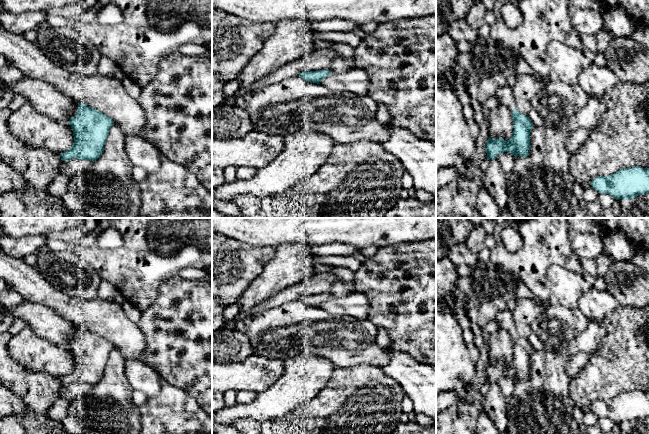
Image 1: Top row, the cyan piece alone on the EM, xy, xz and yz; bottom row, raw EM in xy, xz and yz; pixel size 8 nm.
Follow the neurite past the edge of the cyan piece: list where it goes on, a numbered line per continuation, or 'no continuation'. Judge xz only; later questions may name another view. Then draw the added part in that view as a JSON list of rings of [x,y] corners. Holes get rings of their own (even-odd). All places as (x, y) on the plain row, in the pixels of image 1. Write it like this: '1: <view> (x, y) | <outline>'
1: xz (338, 289) | [[[338,280],[331,285],[326,294],[331,295],[332,297],[342,297],[353,291],[354,287],[351,288],[347,286],[342,280]]]

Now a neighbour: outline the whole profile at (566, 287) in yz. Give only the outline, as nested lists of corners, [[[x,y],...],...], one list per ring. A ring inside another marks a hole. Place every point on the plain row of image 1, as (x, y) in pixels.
[[[557,264],[548,268],[546,284],[549,288],[549,304],[568,309],[577,309],[581,296],[592,288],[582,274]]]

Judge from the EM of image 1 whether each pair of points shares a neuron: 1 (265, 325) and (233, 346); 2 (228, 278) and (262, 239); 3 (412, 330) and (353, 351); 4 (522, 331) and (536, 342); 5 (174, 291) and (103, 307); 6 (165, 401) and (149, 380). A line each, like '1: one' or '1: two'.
1: two
2: two
3: two
4: two
5: two
6: two

